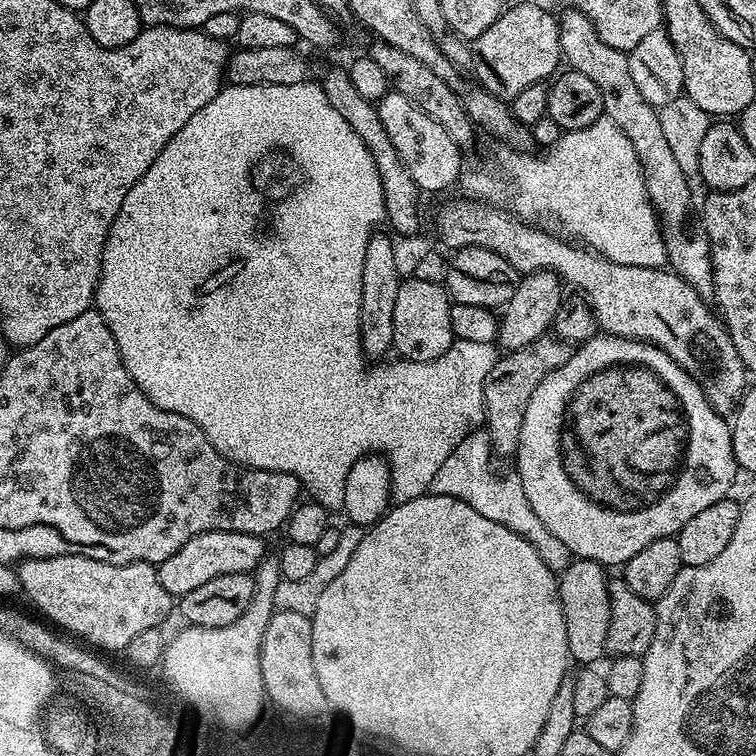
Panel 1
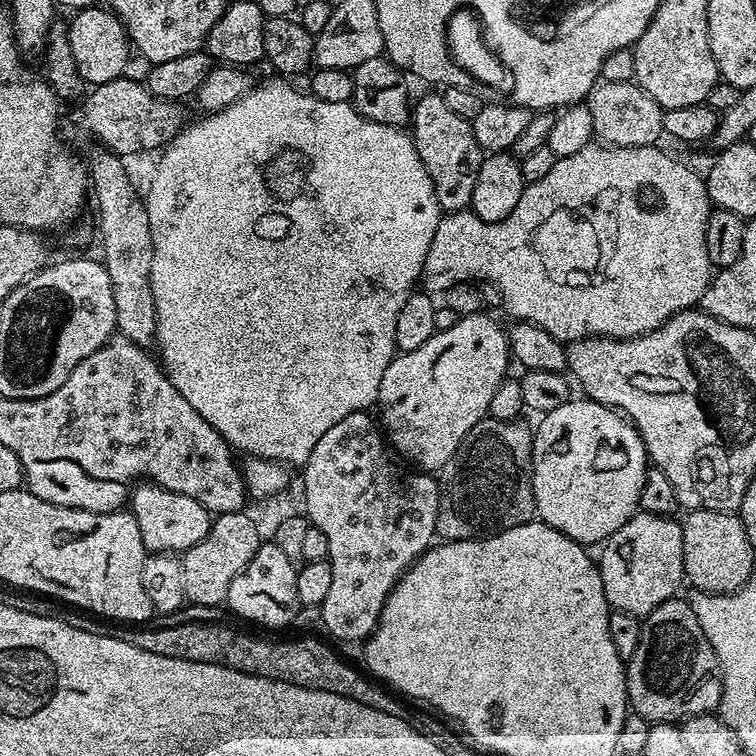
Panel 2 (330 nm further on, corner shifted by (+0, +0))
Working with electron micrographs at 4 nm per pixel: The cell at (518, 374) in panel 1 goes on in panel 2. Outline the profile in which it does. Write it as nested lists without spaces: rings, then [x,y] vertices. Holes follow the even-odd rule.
[[[485,418],[468,431],[450,462],[438,473],[440,505],[436,536],[441,541],[474,540],[496,536],[514,526],[528,524],[536,515],[532,489],[531,427],[515,420]]]

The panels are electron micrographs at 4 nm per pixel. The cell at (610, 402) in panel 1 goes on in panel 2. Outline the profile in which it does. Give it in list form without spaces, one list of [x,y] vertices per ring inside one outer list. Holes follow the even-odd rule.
[[[569,398],[539,417],[540,425],[535,425],[532,438],[532,489],[537,517],[571,540],[585,545],[607,540],[631,516],[636,515],[644,479],[650,471],[650,461],[635,424],[606,404],[579,399]]]

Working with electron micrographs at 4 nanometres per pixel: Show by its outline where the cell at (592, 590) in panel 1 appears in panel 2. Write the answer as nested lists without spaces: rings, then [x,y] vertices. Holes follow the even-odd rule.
[[[637,511],[614,535],[605,540],[603,557],[598,565],[602,578],[602,590],[608,599],[609,609],[625,612],[637,618],[649,616],[662,602],[673,599],[685,583],[684,563],[682,562],[681,521],[655,512]]]

